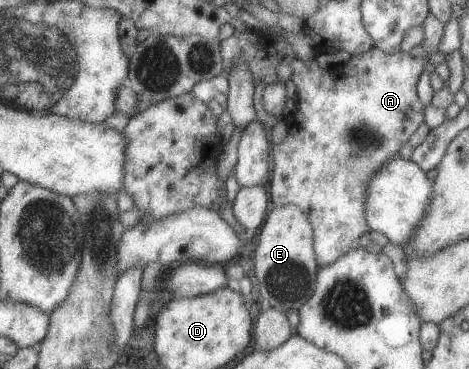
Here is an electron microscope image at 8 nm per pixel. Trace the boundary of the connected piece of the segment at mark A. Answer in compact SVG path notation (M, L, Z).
M377 47L328 69L321 67L317 58L310 62L297 58L291 62L291 79L299 89L299 111L288 137L273 147L272 201L279 207L295 204L308 212L316 227L316 250L321 268L359 248L359 237L371 230L365 217L368 183L398 154L399 146L407 142L424 121L425 106L416 85L422 82L426 63L423 58L413 58L407 52L388 54Z

